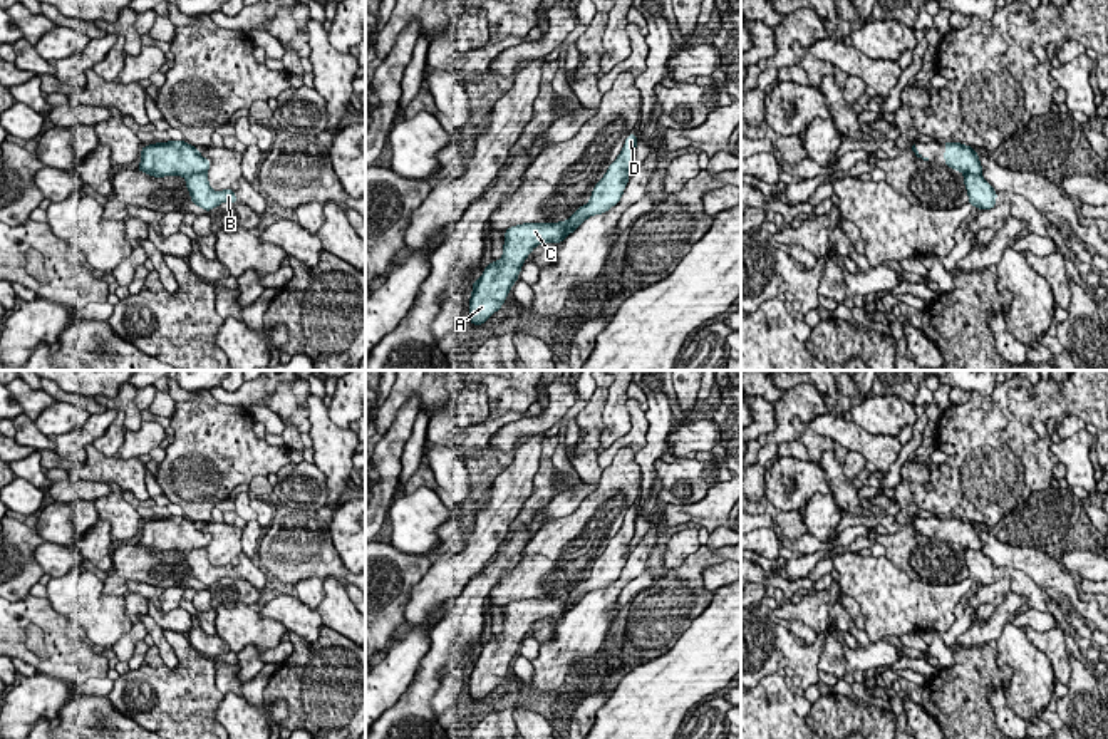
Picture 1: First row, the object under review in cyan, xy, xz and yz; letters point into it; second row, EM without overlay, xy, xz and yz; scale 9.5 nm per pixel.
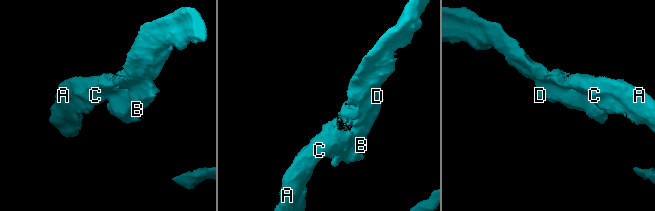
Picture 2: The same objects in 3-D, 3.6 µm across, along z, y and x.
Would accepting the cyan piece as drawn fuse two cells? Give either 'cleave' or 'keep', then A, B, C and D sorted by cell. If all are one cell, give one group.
cleave; groups A C / B D

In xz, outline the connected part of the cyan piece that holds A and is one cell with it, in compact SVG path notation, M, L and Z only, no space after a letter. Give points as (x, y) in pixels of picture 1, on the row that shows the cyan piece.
M567 221L560 223L525 223L511 226L505 233L503 256L484 266L478 282L473 282L469 300L469 320L473 325L484 323L505 303L510 288L518 280L520 270L541 243L562 243L572 231Z

